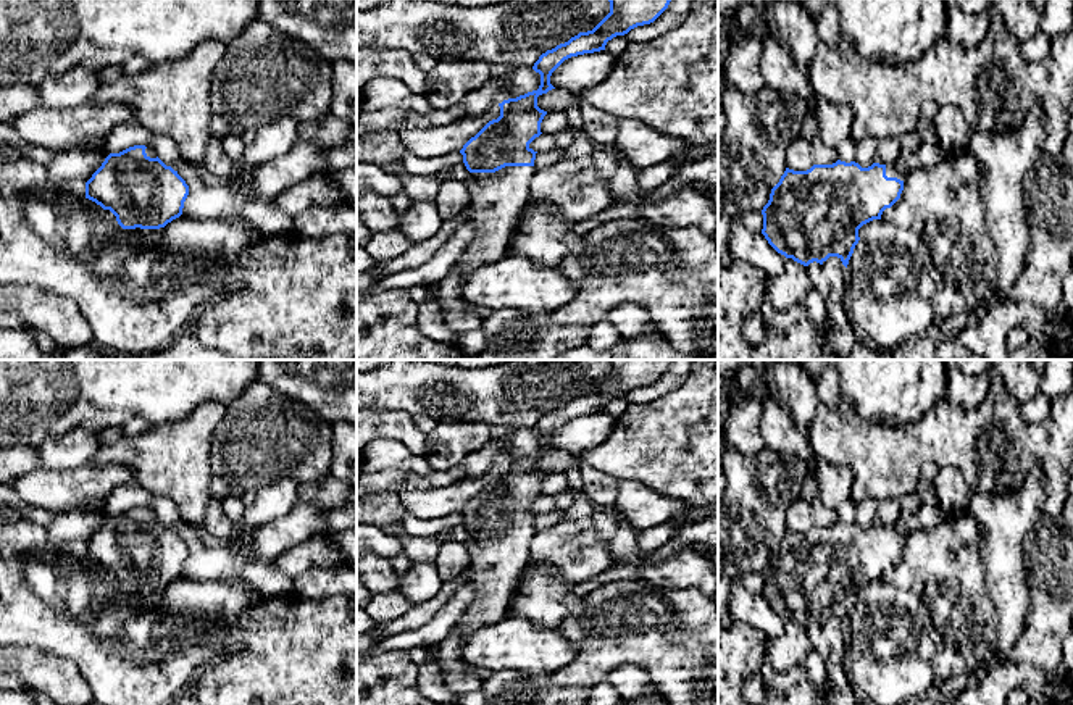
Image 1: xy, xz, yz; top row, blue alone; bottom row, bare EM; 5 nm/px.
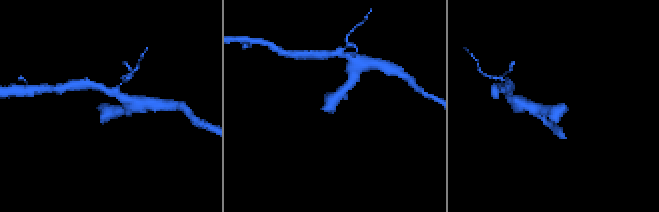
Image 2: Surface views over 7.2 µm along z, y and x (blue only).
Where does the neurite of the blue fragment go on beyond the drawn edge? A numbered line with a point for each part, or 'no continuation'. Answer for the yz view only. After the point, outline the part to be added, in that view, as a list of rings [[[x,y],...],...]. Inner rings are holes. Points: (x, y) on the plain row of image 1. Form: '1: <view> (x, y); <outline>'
1: yz (893, 531); [[[897,521],[886,526],[886,537],[887,539],[897,539],[900,542],[905,542],[910,534],[904,534],[899,531]]]

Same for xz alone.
1: xz (497, 560); [[[505,528],[495,534],[470,534],[471,578],[468,586],[476,592],[468,610],[455,628],[461,647],[479,629],[505,618],[518,578],[529,563],[529,545],[534,528]]]

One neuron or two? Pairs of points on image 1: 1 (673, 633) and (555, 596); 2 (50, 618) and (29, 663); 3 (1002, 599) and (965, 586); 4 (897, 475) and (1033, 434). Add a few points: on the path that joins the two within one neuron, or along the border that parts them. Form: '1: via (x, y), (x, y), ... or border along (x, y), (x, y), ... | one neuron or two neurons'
1: border along (588, 604), (580, 613), (567, 617), (555, 628) | two neurons
2: border along (16, 646), (31, 646), (71, 662) | two neurons
3: border along (980, 557), (989, 613), (996, 631) | two neurons
4: via (931, 452), (978, 454), (999, 447) | one neuron

